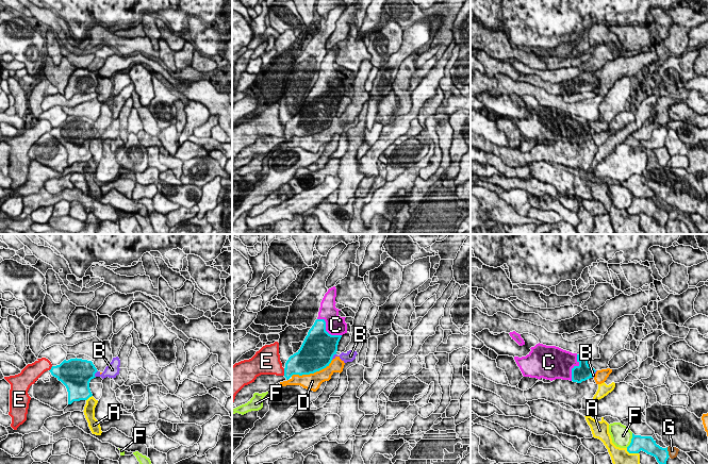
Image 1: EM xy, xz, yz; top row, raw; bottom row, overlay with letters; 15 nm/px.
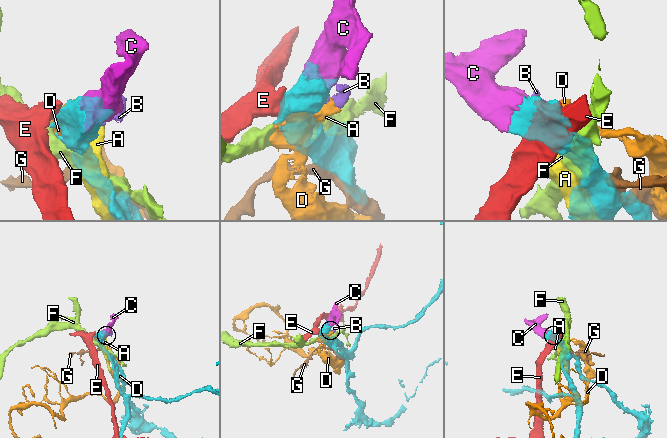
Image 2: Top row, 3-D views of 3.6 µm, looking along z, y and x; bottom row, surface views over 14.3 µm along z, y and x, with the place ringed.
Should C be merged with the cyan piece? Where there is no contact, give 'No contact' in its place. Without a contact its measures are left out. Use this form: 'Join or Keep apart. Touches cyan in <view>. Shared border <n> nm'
Join. Touches cyan in xz. Shared border 460 nm

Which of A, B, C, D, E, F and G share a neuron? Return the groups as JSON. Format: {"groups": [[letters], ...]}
{"groups": [["A"], ["B", "D"], ["C"], ["E"], ["F"], ["G"]]}

